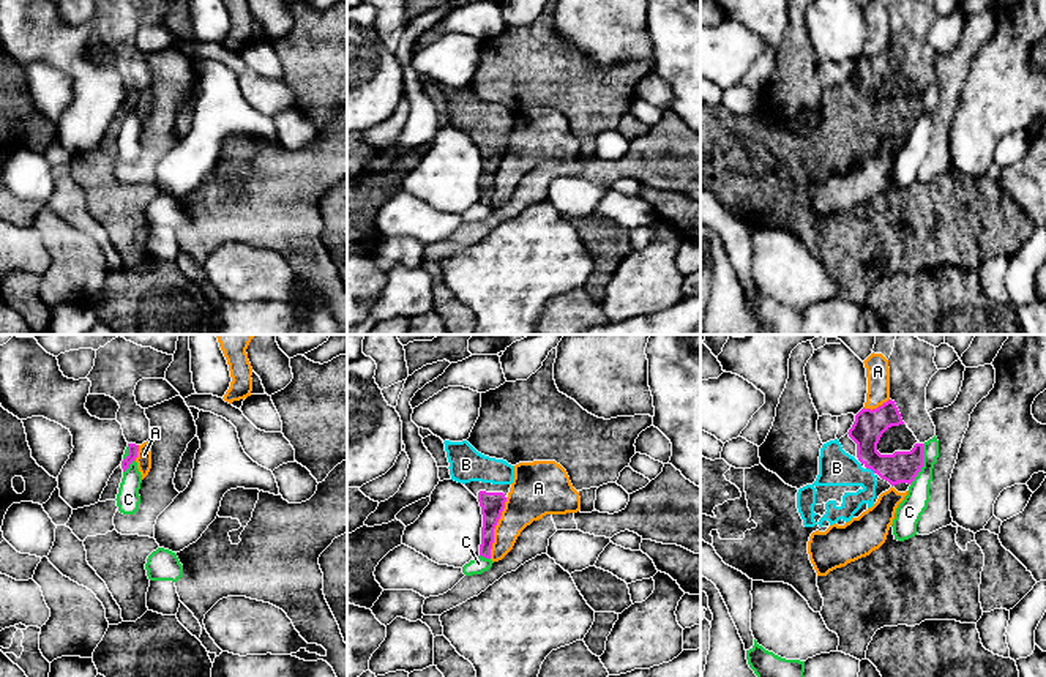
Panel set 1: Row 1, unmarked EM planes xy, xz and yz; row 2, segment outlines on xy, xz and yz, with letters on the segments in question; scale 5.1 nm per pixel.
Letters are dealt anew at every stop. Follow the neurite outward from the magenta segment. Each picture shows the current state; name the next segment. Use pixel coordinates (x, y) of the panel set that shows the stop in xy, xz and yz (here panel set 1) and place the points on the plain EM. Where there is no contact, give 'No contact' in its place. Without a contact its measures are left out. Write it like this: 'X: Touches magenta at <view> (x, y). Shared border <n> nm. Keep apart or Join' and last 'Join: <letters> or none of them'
A: Touches magenta at xz (494, 174). Shared border 320 nm. Keep apart
B: Touches magenta at yz (871, 115). Shared border 50 nm. Join
C: Touches magenta at yz (922, 111). Shared border 220 nm. Keep apart
Join: B

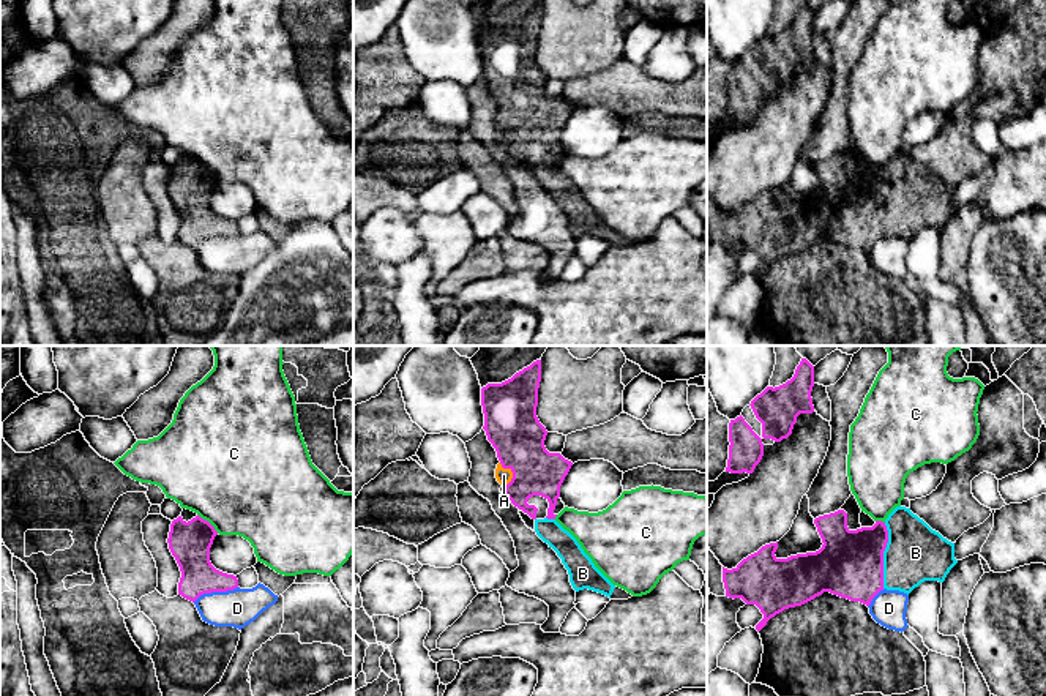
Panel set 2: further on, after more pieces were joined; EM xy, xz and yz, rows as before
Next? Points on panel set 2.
A: Touches magenta at xz (511, 117). Shared border 130 nm. Join
B: Touches magenta at yz (882, 202). Shared border 340 nm. Join
C: Touches magenta at xy (209, 169). Shared border 150 nm. Keep apart
D: Touches magenta at xy (215, 237). Shared border 240 nm. Keep apart
Join: A, B

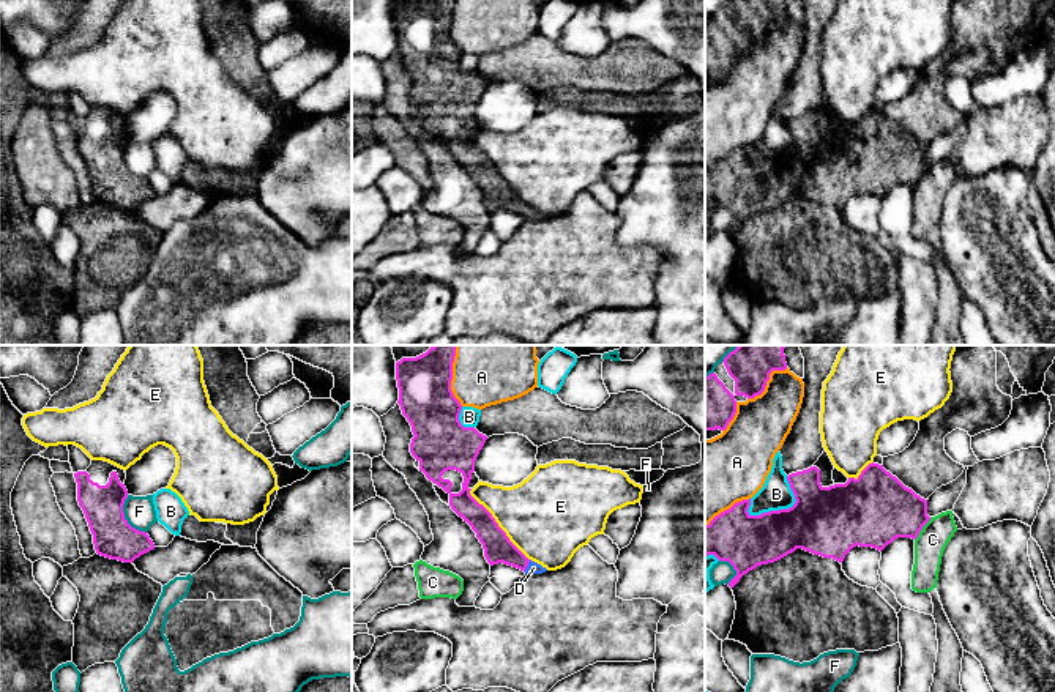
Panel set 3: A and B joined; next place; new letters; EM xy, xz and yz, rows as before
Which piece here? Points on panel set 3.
A: Touches magenta at xz (451, 26). Shared border 280 nm. Keep apart
B: Touches magenta at yz (784, 156). Shared border 280 nm. Keep apart
C: Touches magenta at yz (921, 175). Shared border 150 nm. Keep apart
D: Touches magenta at xz (527, 212). Shared border 70 nm. Join
E: Touches magenta at xz (497, 172). Shared border 480 nm. Keep apart
F: Touches magenta at xy (123, 164). Shared border 220 nm. Keep apart
Join: D

